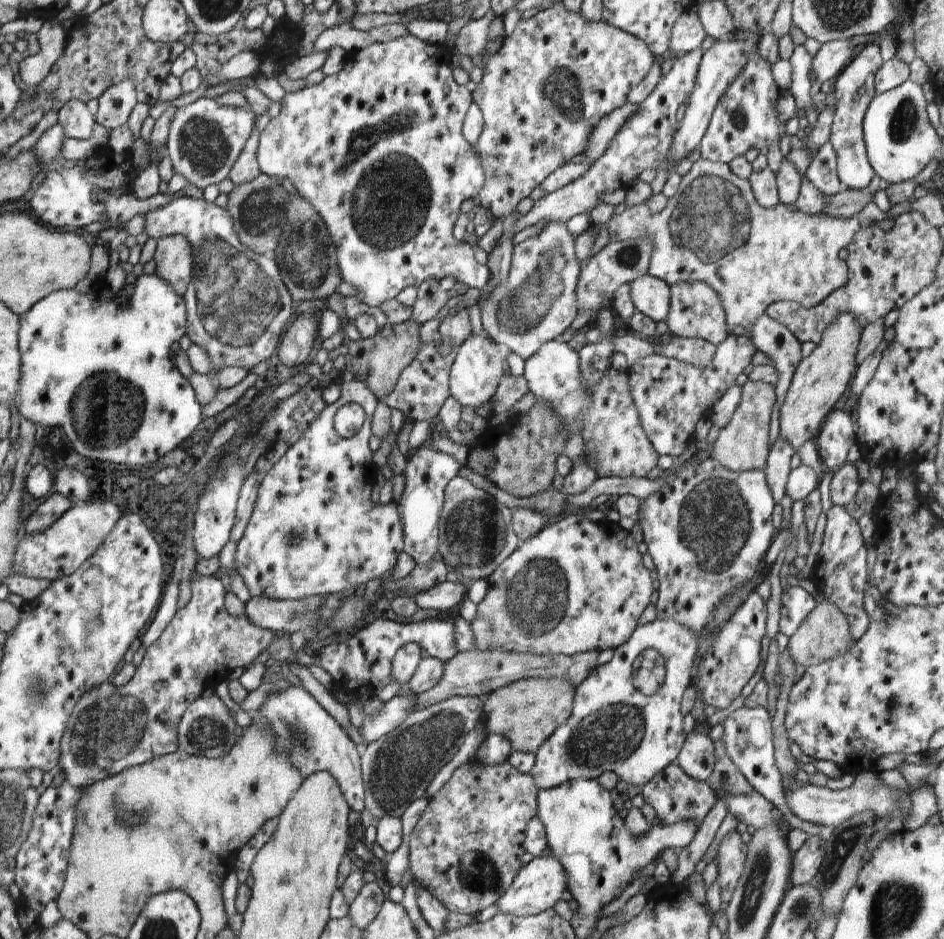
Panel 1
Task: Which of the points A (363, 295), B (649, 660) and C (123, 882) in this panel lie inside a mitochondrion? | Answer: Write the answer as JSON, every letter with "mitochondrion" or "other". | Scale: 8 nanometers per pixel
{"A":"other","B":"mitochondrion","C":"other"}

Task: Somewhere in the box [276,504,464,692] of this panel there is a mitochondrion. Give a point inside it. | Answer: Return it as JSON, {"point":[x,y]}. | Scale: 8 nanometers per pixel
{"point":[296,537]}

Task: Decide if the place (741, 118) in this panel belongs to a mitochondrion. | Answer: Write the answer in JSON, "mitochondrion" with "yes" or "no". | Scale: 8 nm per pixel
{"mitochondrion":"yes"}

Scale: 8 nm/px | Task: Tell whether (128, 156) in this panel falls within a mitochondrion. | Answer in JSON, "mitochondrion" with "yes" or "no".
{"mitochondrion":"no"}

